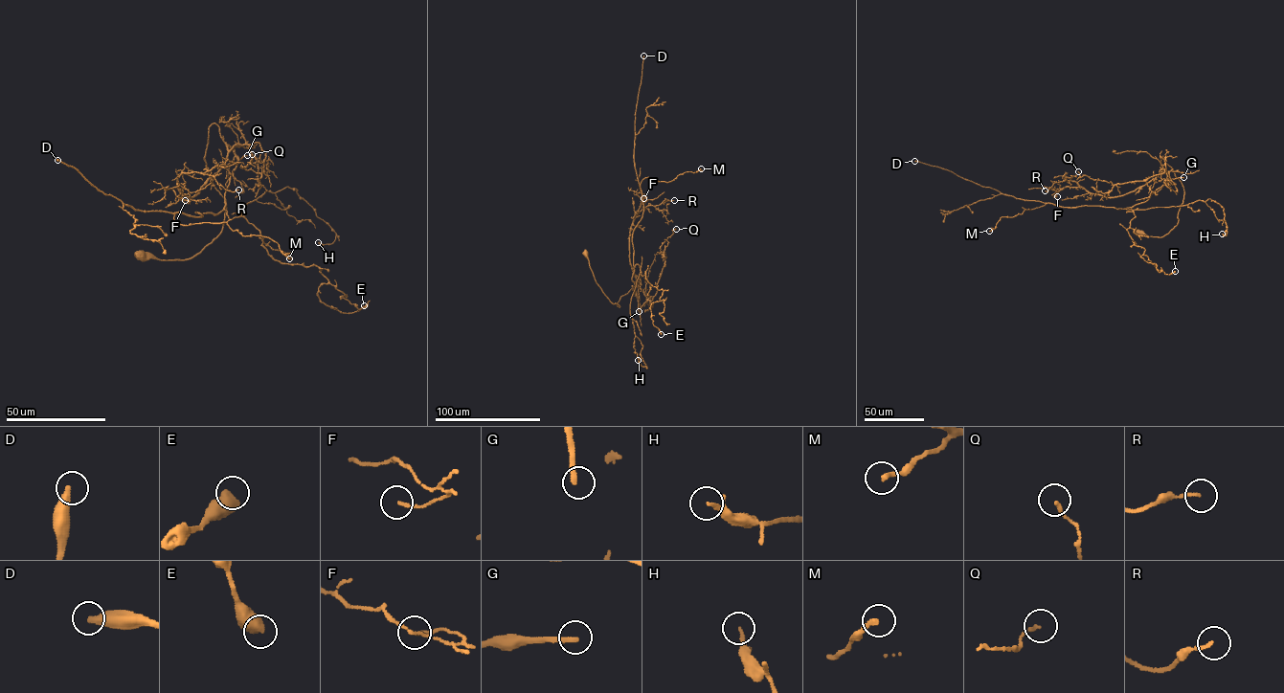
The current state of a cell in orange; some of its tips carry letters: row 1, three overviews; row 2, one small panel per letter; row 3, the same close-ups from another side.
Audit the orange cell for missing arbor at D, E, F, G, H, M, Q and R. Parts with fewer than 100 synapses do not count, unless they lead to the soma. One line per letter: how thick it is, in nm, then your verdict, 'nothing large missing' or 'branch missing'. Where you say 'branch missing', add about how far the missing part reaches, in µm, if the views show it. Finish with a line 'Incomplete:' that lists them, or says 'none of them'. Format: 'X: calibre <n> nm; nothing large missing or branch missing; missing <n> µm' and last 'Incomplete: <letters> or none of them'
D: calibre 360 nm; branch missing; missing 400 µm
E: calibre 650 nm; nothing large missing
F: calibre 140 nm; nothing large missing
G: calibre 240 nm; branch missing; missing 350 µm
H: calibre 110 nm; nothing large missing
M: calibre 240 nm; nothing large missing
Q: calibre 130 nm; nothing large missing
R: calibre 130 nm; nothing large missing
Incomplete: D, G

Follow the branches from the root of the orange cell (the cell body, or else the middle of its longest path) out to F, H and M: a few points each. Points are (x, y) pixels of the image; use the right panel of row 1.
F: (1136, 233), (1161, 237), (1178, 223), (1183, 187), (1163, 156), (1161, 171), (1123, 194), (1067, 187), (1057, 196)
H: (1136, 233), (1178, 223), (1183, 187), (1163, 156), (1169, 180), (1126, 212), (1210, 199), (1222, 234)
M: (1136, 233), (1161, 237), (1178, 223), (1183, 187), (1163, 156), (1169, 180), (1145, 201), (1046, 203), (989, 231)

